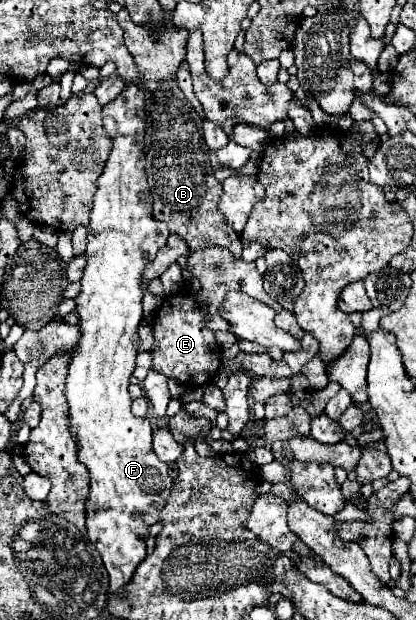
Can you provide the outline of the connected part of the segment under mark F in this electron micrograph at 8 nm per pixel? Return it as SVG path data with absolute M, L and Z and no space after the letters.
M134 83L126 85L126 89L114 101L102 107L102 125L112 139L112 151L104 167L104 173L98 179L98 189L94 195L94 207L88 225L88 263L80 281L82 291L76 297L76 311L80 315L82 337L68 367L66 399L70 405L72 433L76 435L80 445L78 459L90 471L90 493L86 501L88 539L96 543L96 549L110 577L108 593L114 595L118 593L118 589L126 587L132 581L136 567L146 557L146 539L150 535L150 525L156 523L172 489L168 465L162 463L152 451L152 425L147 418L134 417L134 413L130 411L132 397L128 393L130 377L136 369L138 357L138 325L142 319L144 295L142 271L154 259L154 255L166 245L170 231L164 221L156 221L152 215L152 197L146 181L144 161L144 91Z

